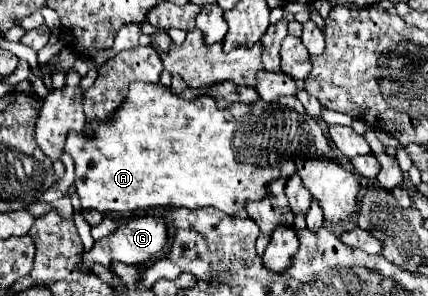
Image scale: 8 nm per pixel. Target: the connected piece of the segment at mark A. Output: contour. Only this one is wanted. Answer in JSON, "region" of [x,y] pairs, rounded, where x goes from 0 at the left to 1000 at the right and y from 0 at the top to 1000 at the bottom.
{"region":[[[306,277],[297,331],[287,345],[287,358],[269,378],[269,392],[255,412],[213,412],[199,426],[199,439],[203,432],[217,432],[217,466],[199,466],[194,446],[189,453],[161,453],[157,486],[152,486],[152,514],[166,520],[171,547],[175,547],[175,588],[180,588],[175,628],[180,628],[180,655],[189,669],[189,696],[199,709],[227,709],[227,716],[306,716],[306,709],[325,709],[325,703],[367,703],[367,696],[414,696],[414,703],[460,709],[460,703],[498,696],[498,703],[521,709],[530,723],[549,723],[554,709],[568,709],[582,676],[614,676],[619,662],[629,662],[629,622],[633,622],[633,608],[647,601],[647,554],[671,547],[671,541],[694,541],[694,534],[722,541],[722,534],[731,534],[731,520],[783,541],[778,507],[773,507],[764,466],[755,459],[745,412],[717,385],[713,358],[689,324],[661,324],[661,331],[652,331],[652,345],[614,345],[614,331],[605,331],[591,351],[544,345],[535,365],[507,365],[507,338],[498,324],[484,324],[484,318],[470,318],[451,338],[428,338],[381,284]]]}

